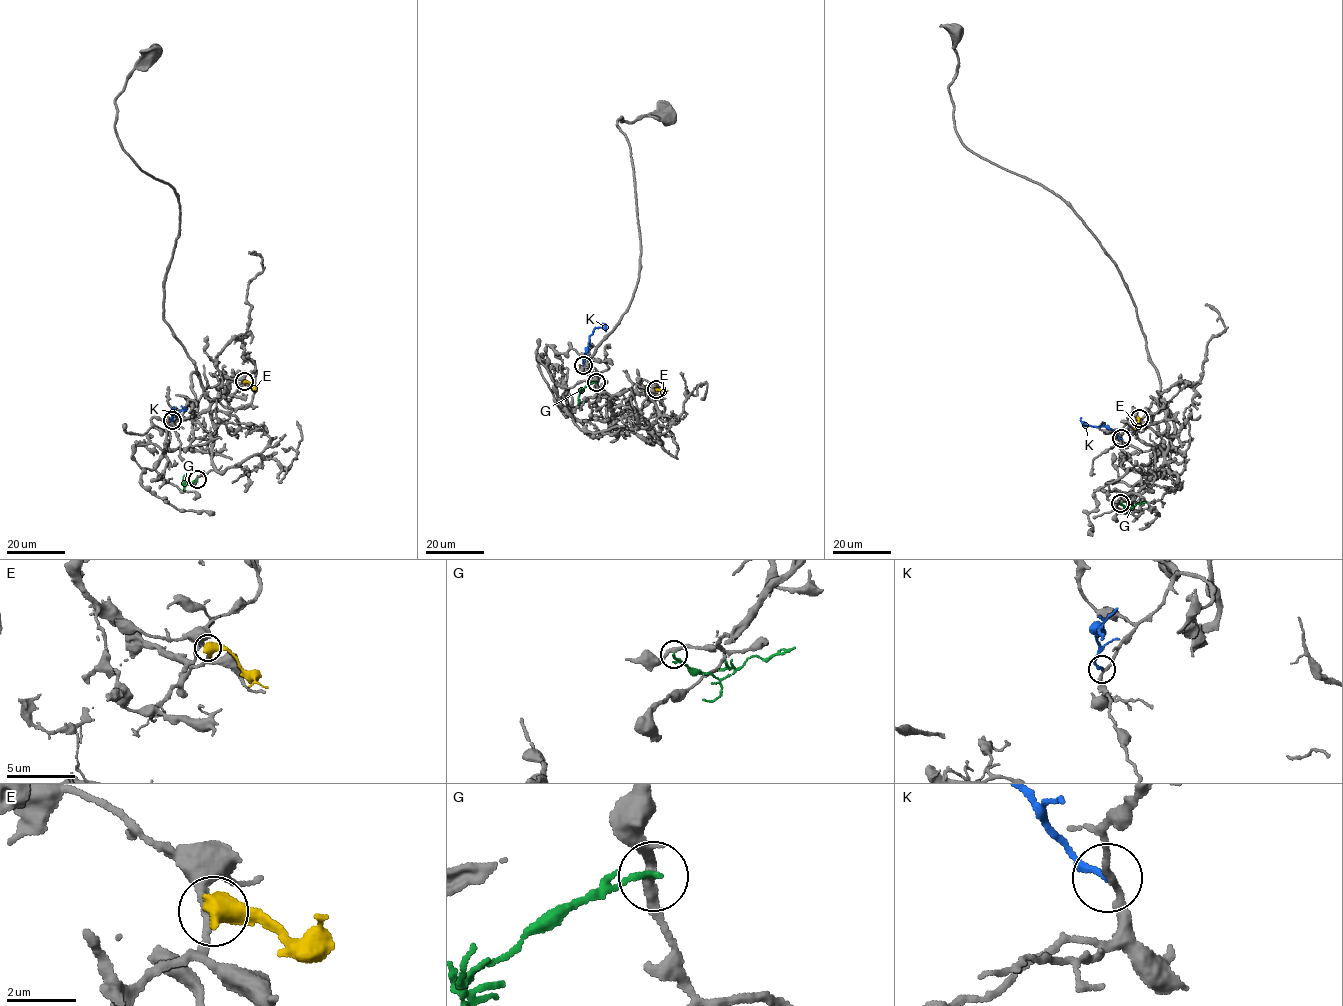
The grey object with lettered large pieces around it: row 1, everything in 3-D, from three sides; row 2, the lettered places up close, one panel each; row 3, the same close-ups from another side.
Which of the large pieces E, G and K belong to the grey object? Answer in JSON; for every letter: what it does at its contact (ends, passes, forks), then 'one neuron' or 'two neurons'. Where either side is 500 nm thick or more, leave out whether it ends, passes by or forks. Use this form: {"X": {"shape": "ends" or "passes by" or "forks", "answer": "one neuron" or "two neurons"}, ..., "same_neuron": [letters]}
{"E": {"answer": "two neurons"}, "G": {"shape": "ends", "answer": "two neurons"}, "K": {"shape": "ends", "answer": "two neurons"}, "same_neuron": []}

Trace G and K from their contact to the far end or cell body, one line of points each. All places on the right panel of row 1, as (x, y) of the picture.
G: (1120, 503), (1131, 507), (1146, 501)
K: (1121, 438), (1104, 426), (1085, 426), (1081, 418)

